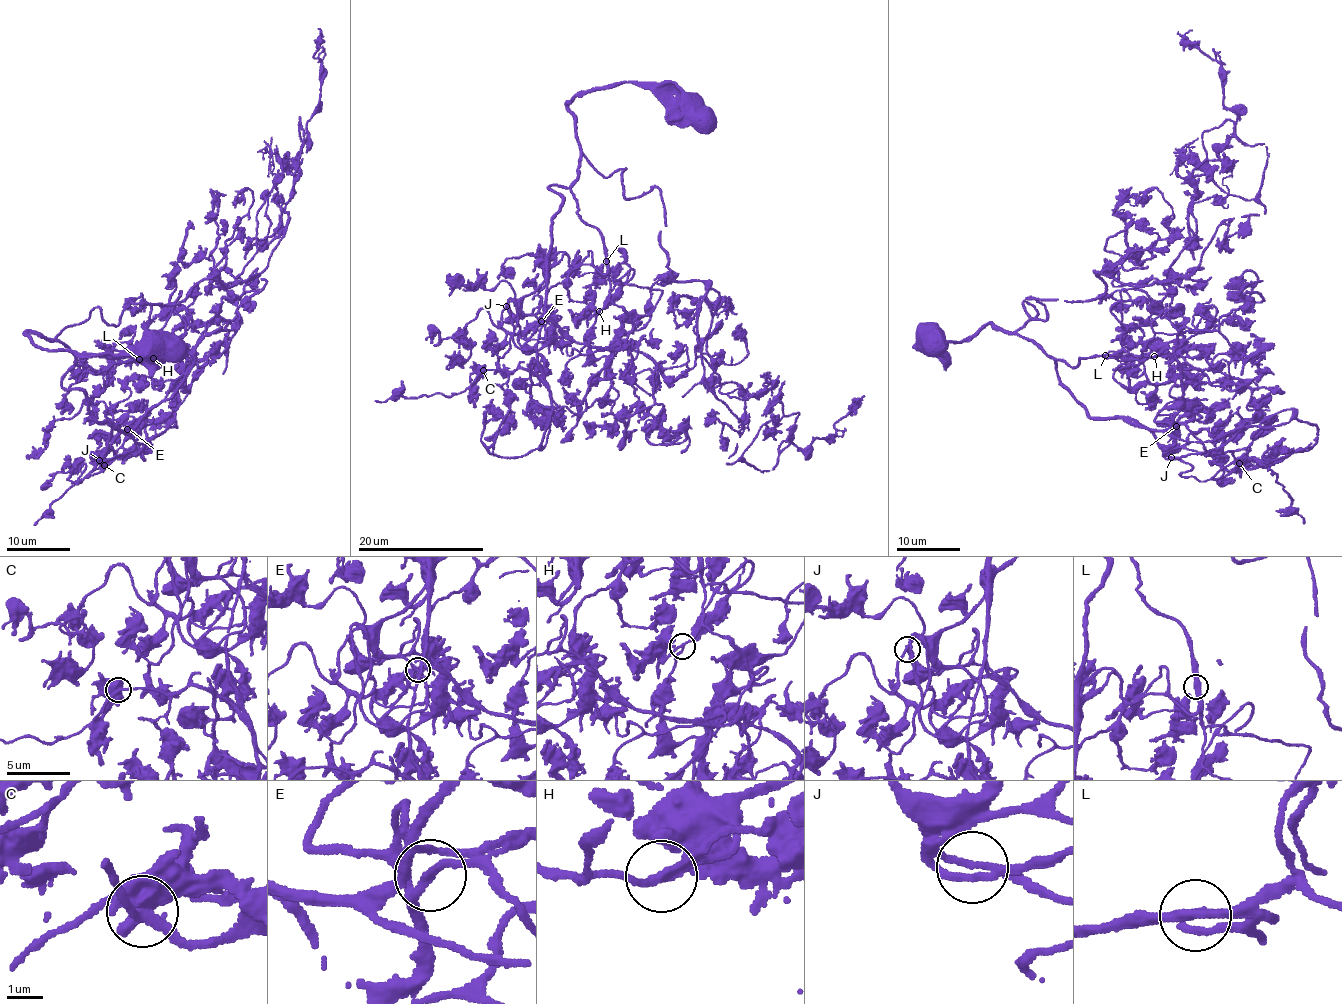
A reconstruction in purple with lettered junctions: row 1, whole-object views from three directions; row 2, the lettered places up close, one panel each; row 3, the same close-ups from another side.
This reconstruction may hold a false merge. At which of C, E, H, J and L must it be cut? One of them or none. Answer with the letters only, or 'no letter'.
no letter

